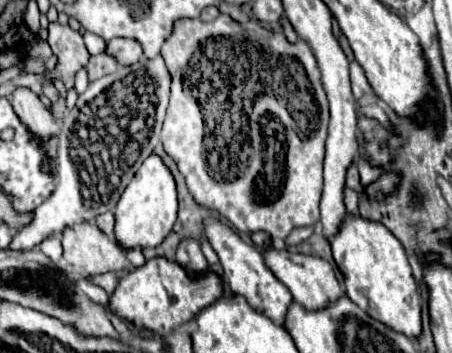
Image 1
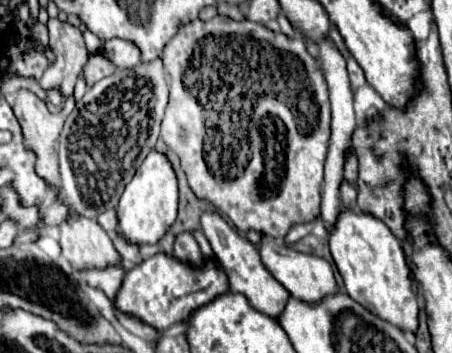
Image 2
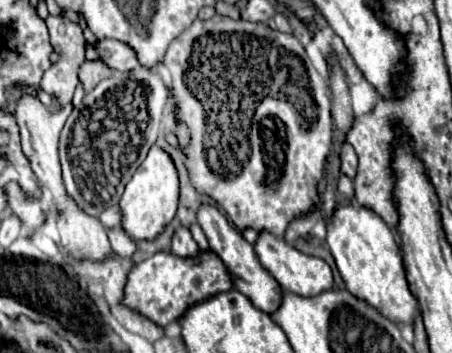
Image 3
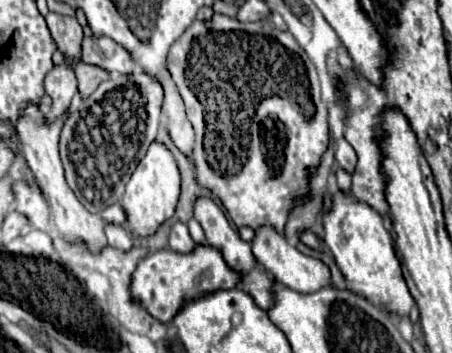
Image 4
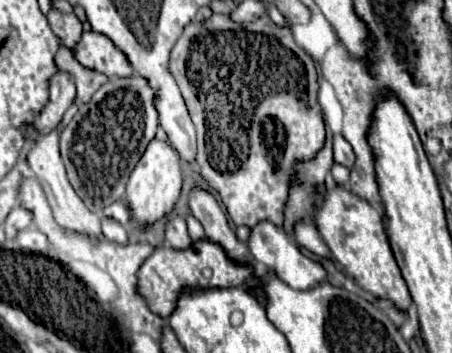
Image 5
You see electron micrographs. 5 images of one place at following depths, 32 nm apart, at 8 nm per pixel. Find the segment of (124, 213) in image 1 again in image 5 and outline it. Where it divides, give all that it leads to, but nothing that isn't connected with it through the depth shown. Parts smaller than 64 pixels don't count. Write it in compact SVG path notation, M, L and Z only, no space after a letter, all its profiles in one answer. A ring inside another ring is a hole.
M152 140L136 164L134 172L130 174L130 180L126 184L126 194L124 194L124 204L130 210L130 220L138 228L148 228L154 222L162 220L168 216L180 196L180 186L182 186L182 172L178 164L178 154L174 148L170 148L166 142Z

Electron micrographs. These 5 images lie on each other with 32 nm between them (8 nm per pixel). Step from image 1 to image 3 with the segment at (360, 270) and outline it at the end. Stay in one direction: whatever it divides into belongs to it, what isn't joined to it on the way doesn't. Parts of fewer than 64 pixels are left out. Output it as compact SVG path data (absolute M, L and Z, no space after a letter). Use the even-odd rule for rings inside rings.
M340 202L334 216L326 222L326 230L328 248L346 282L346 290L358 300L364 300L368 306L376 308L382 316L388 316L388 320L414 326L418 302L406 280L398 240L386 222L368 208L354 208L348 202Z

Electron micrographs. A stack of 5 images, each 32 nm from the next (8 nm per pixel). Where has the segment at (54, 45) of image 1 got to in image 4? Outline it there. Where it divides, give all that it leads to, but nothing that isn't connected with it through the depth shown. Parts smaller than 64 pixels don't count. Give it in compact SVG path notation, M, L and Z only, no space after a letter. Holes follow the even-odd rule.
M48 14L46 24L50 28L52 40L56 48L66 56L66 60L80 62L80 46L82 46L82 26L76 18L62 14ZM54 66L52 72L48 72L48 76L44 78L44 90L52 98L52 110L48 110L48 118L60 116L76 94L76 74L72 72L72 66Z

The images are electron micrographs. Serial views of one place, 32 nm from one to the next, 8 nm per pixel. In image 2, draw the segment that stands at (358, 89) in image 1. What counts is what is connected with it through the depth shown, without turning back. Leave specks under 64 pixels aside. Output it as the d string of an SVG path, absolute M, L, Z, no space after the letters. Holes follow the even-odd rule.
M340 38L340 42L338 42L338 48L344 52L344 56L346 56L346 60L348 60L348 74L350 74L350 82L352 82L352 88L356 90L358 86L364 86L364 84L366 84L364 72L362 72L362 68L356 64L356 60L354 60L354 58L348 54L346 46L342 44L342 38Z

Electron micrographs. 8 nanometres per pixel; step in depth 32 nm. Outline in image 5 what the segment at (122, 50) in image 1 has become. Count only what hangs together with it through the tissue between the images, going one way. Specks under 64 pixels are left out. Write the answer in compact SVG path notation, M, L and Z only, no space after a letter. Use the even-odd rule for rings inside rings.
M84 32L82 40L76 46L76 60L86 68L94 68L104 72L108 78L112 76L132 76L132 64L112 40L96 32Z

